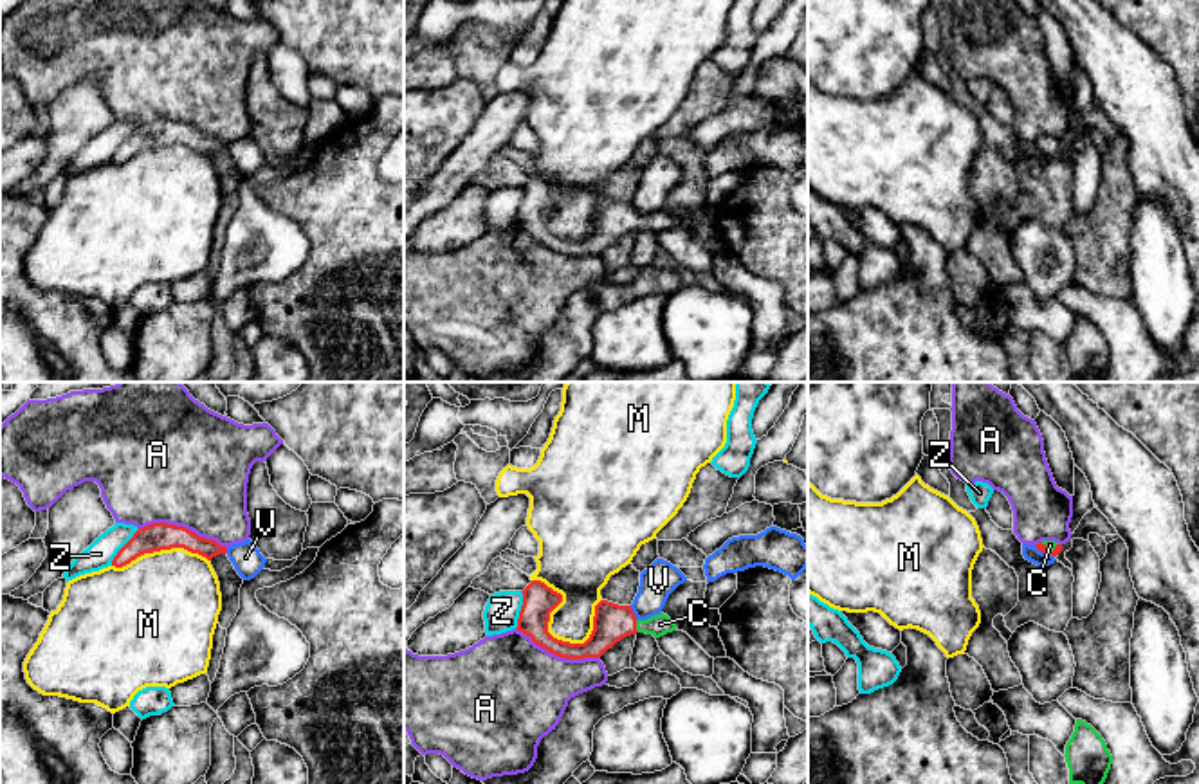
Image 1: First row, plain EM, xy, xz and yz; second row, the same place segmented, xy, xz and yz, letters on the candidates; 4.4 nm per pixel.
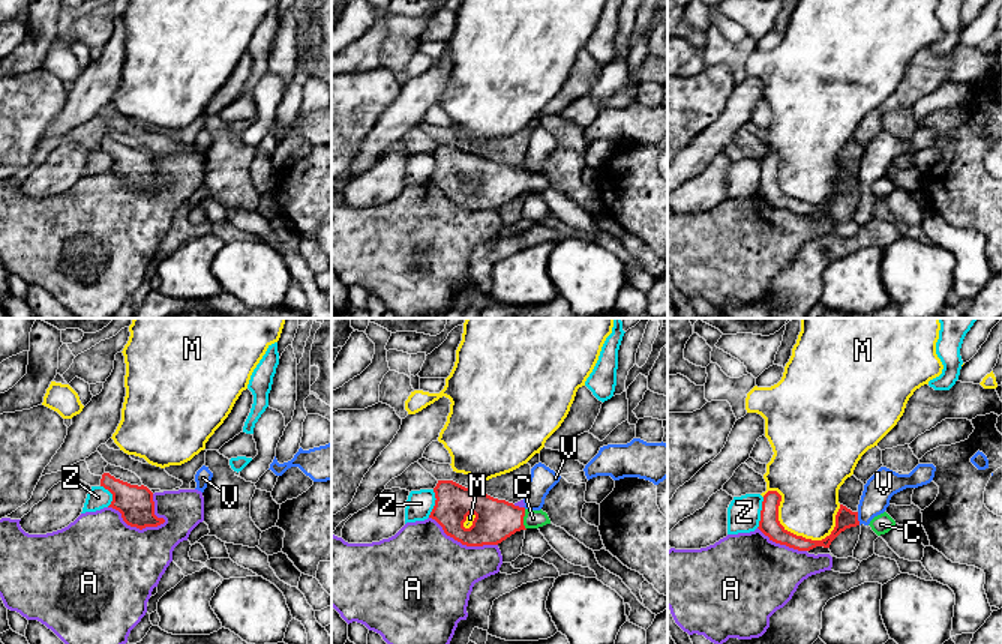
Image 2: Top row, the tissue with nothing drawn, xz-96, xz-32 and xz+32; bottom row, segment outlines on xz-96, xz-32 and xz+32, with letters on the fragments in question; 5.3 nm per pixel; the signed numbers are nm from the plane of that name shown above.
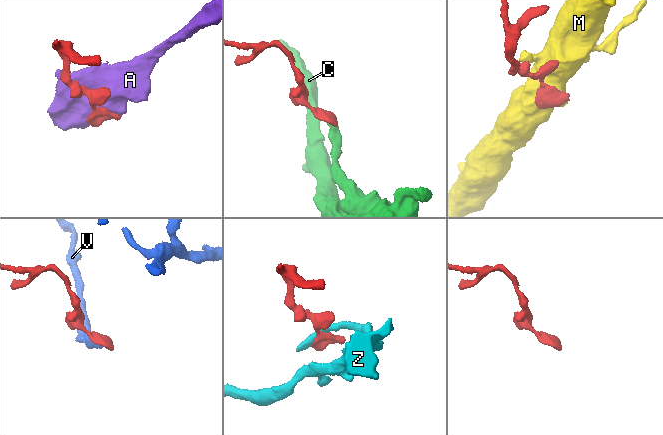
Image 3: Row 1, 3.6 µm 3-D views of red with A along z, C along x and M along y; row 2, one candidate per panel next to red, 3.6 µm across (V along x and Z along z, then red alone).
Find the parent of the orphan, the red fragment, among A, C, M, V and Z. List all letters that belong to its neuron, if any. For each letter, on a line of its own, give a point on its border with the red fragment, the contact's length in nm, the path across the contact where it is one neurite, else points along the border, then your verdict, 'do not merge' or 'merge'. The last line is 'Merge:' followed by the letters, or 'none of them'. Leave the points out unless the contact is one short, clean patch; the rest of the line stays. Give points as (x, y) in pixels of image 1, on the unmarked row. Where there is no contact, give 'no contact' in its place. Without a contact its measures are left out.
A: xy (183, 123) | 400 nm | do not merge
C: xz (635, 222) | 60 nm | across xz (612, 218), (635, 222), (660, 220) | merge
M: xz (549, 213) | 380 nm | do not merge
V: yz (1044, 148) | 110 nm | do not merge
Z: xy (123, 143) | 220 nm | along xy (139, 125), (110, 161) | do not merge
Merge: C

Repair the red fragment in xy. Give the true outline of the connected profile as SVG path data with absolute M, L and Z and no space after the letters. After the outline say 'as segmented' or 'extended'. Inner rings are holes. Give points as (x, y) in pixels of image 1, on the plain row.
M153 119L139 124L133 133L117 148L112 162L123 164L144 150L160 146L184 144L191 150L198 150L211 157L220 150L227 150L225 142L220 142L213 135L198 133L195 128L168 119Z; as segmented

